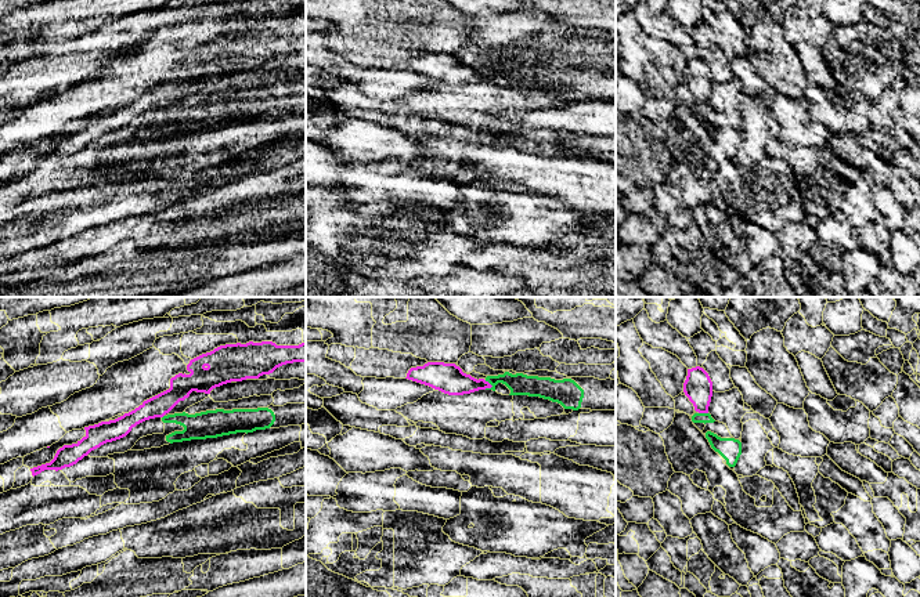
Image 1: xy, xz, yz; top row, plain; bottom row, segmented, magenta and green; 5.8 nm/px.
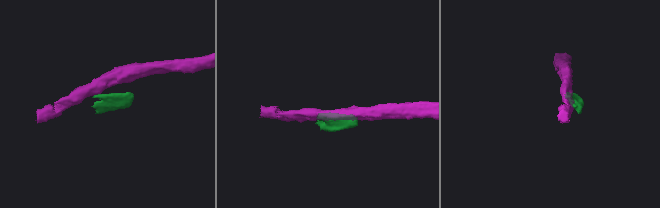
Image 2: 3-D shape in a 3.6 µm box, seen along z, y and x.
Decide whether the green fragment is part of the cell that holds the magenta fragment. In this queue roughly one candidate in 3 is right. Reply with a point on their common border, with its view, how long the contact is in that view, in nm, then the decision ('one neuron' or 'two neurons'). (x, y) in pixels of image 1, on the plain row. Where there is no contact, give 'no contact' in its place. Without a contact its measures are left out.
xz (487, 72) | 70 nm | two neurons

